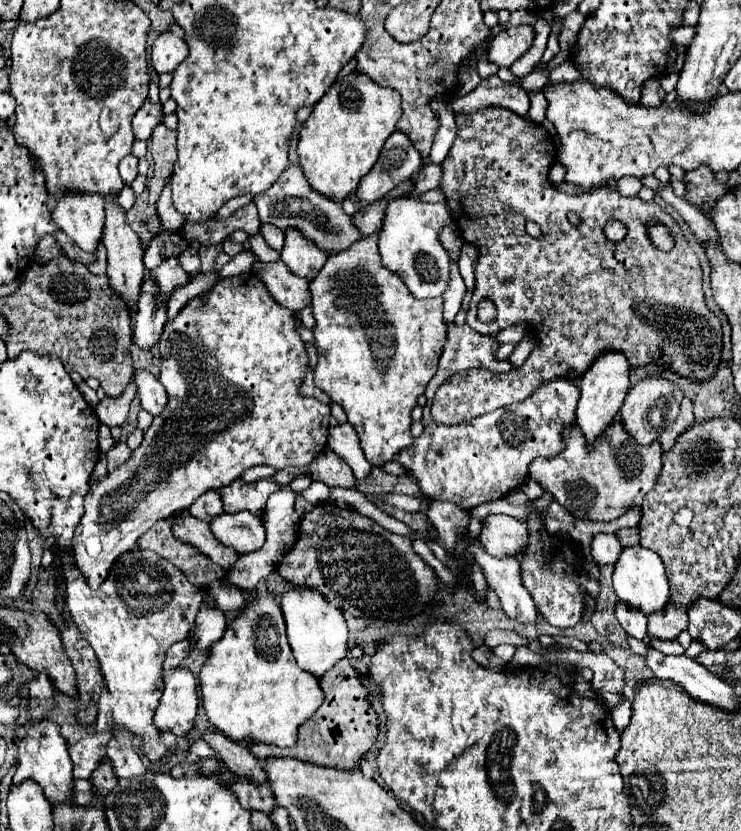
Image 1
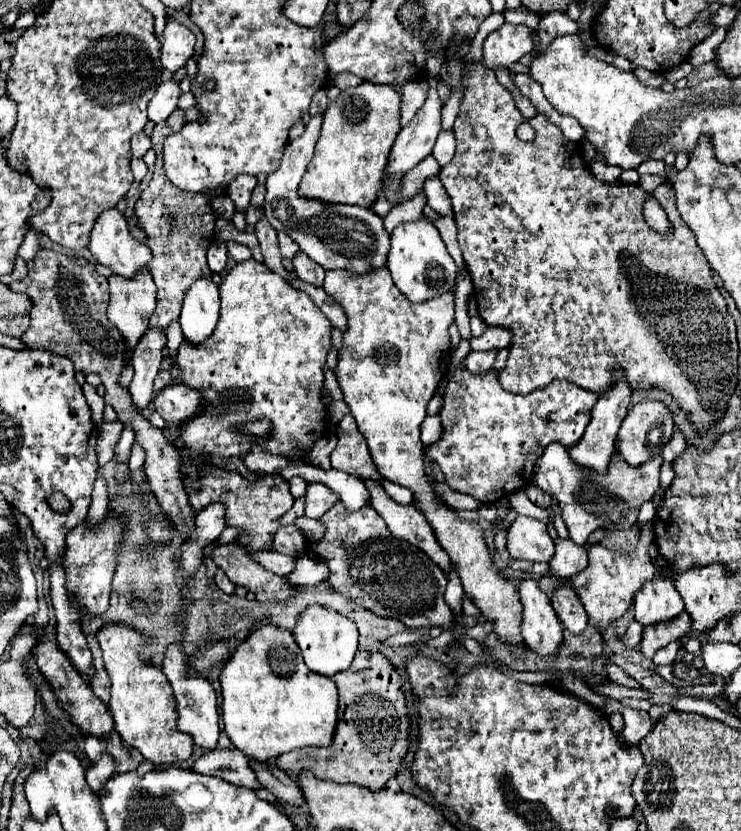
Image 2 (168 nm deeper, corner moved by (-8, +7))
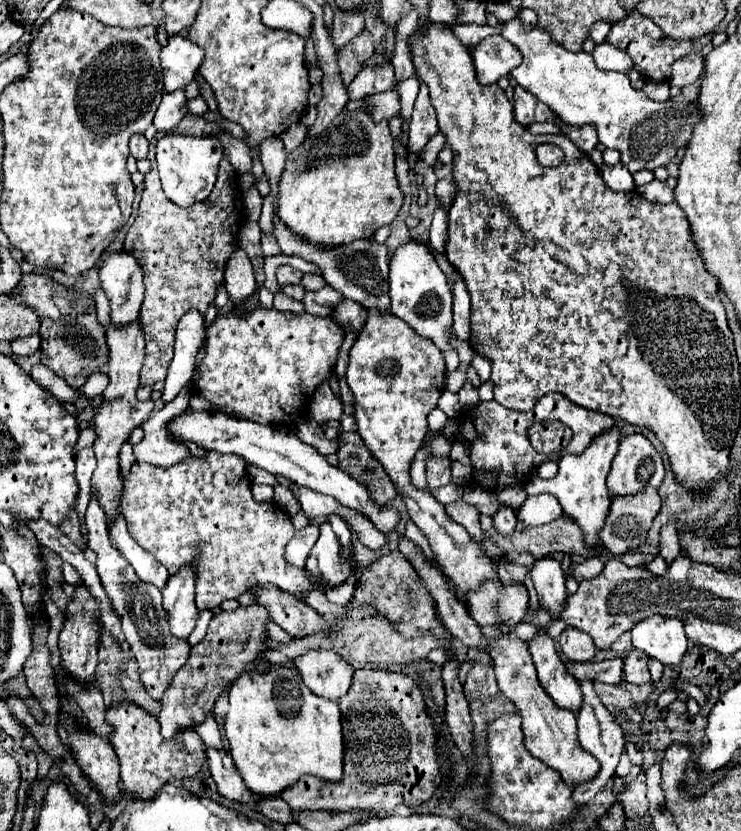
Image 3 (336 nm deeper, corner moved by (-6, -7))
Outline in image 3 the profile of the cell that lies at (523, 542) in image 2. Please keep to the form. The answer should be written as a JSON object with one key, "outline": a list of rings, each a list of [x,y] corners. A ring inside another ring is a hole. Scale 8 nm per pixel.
{"outline":[[[541,556],[531,566],[531,580],[539,596],[539,604],[545,606],[551,614],[559,614],[563,610],[565,598],[569,596],[565,590],[565,574],[561,562],[551,556]]]}

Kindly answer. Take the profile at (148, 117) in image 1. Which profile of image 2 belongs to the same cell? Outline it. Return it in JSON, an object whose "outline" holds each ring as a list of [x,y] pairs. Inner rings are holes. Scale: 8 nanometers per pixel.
{"outline":[[[171,78],[171,80],[163,82],[149,102],[149,120],[153,120],[155,124],[167,120],[169,114],[177,108],[179,96],[181,96],[181,88],[179,88],[177,80]]]}

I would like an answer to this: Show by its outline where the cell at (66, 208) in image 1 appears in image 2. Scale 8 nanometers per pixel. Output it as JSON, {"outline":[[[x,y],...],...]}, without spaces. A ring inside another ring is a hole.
{"outline":[[[117,208],[107,210],[107,212],[103,212],[103,214],[97,218],[97,222],[95,222],[93,230],[91,230],[89,250],[91,250],[91,254],[95,256],[95,260],[97,260],[99,264],[111,268],[113,274],[123,276],[123,278],[133,278],[133,276],[135,276],[143,266],[147,266],[147,262],[151,260],[151,250],[149,250],[147,246],[139,244],[139,242],[131,236],[131,232],[129,232],[129,228],[127,228],[127,222],[125,222],[123,214],[121,214]]]}

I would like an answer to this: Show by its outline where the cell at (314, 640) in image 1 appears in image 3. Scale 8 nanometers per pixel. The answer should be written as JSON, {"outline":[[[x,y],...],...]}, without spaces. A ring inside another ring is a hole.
{"outline":[[[309,650],[295,658],[295,668],[305,686],[321,698],[339,700],[351,686],[351,664],[331,650]]]}

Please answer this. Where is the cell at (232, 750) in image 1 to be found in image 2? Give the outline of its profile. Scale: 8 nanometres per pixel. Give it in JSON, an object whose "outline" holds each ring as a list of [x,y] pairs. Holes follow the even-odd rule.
{"outline":[[[251,760],[251,768],[259,776],[261,786],[267,788],[271,794],[275,794],[283,804],[303,806],[305,798],[303,798],[303,792],[299,790],[299,782],[295,778],[285,774],[281,768],[271,770],[269,764],[261,764],[255,760]]]}

